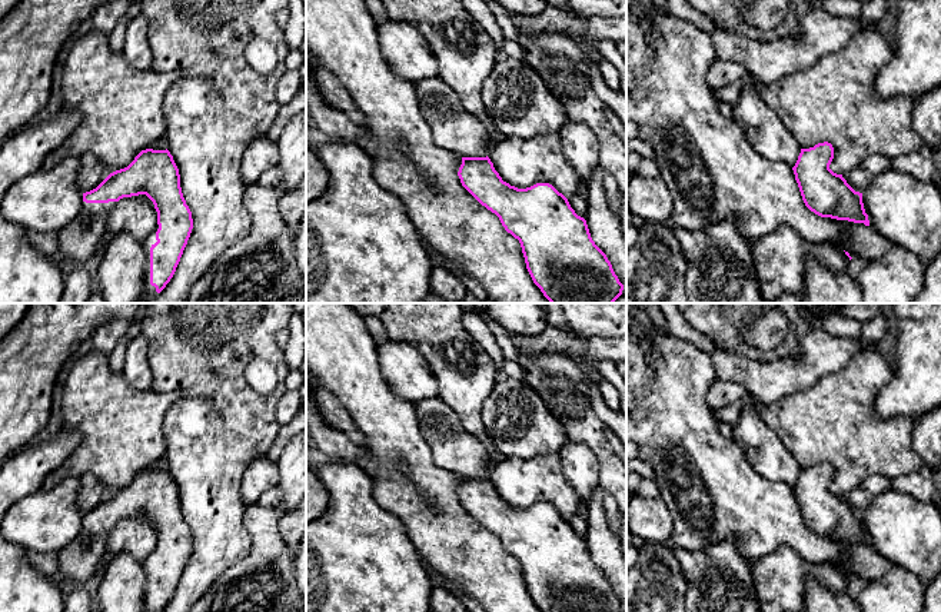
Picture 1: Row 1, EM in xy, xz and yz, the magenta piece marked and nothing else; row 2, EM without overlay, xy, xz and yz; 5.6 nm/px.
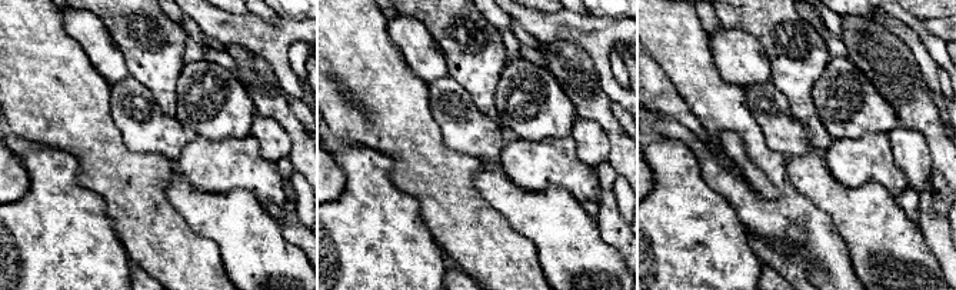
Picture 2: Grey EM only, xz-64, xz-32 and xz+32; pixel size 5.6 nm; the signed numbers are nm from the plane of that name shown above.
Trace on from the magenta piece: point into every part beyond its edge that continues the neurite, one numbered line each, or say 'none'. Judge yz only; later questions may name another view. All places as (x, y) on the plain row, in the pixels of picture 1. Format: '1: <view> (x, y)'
none

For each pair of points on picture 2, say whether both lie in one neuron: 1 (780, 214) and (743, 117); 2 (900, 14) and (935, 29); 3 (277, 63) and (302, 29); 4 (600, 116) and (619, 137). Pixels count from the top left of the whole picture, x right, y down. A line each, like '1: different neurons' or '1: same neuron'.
1: same neuron
2: different neurons
3: same neuron
4: same neuron

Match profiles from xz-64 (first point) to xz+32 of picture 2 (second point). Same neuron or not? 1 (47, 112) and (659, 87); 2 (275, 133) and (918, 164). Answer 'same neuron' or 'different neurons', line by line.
1: different neurons
2: same neuron

